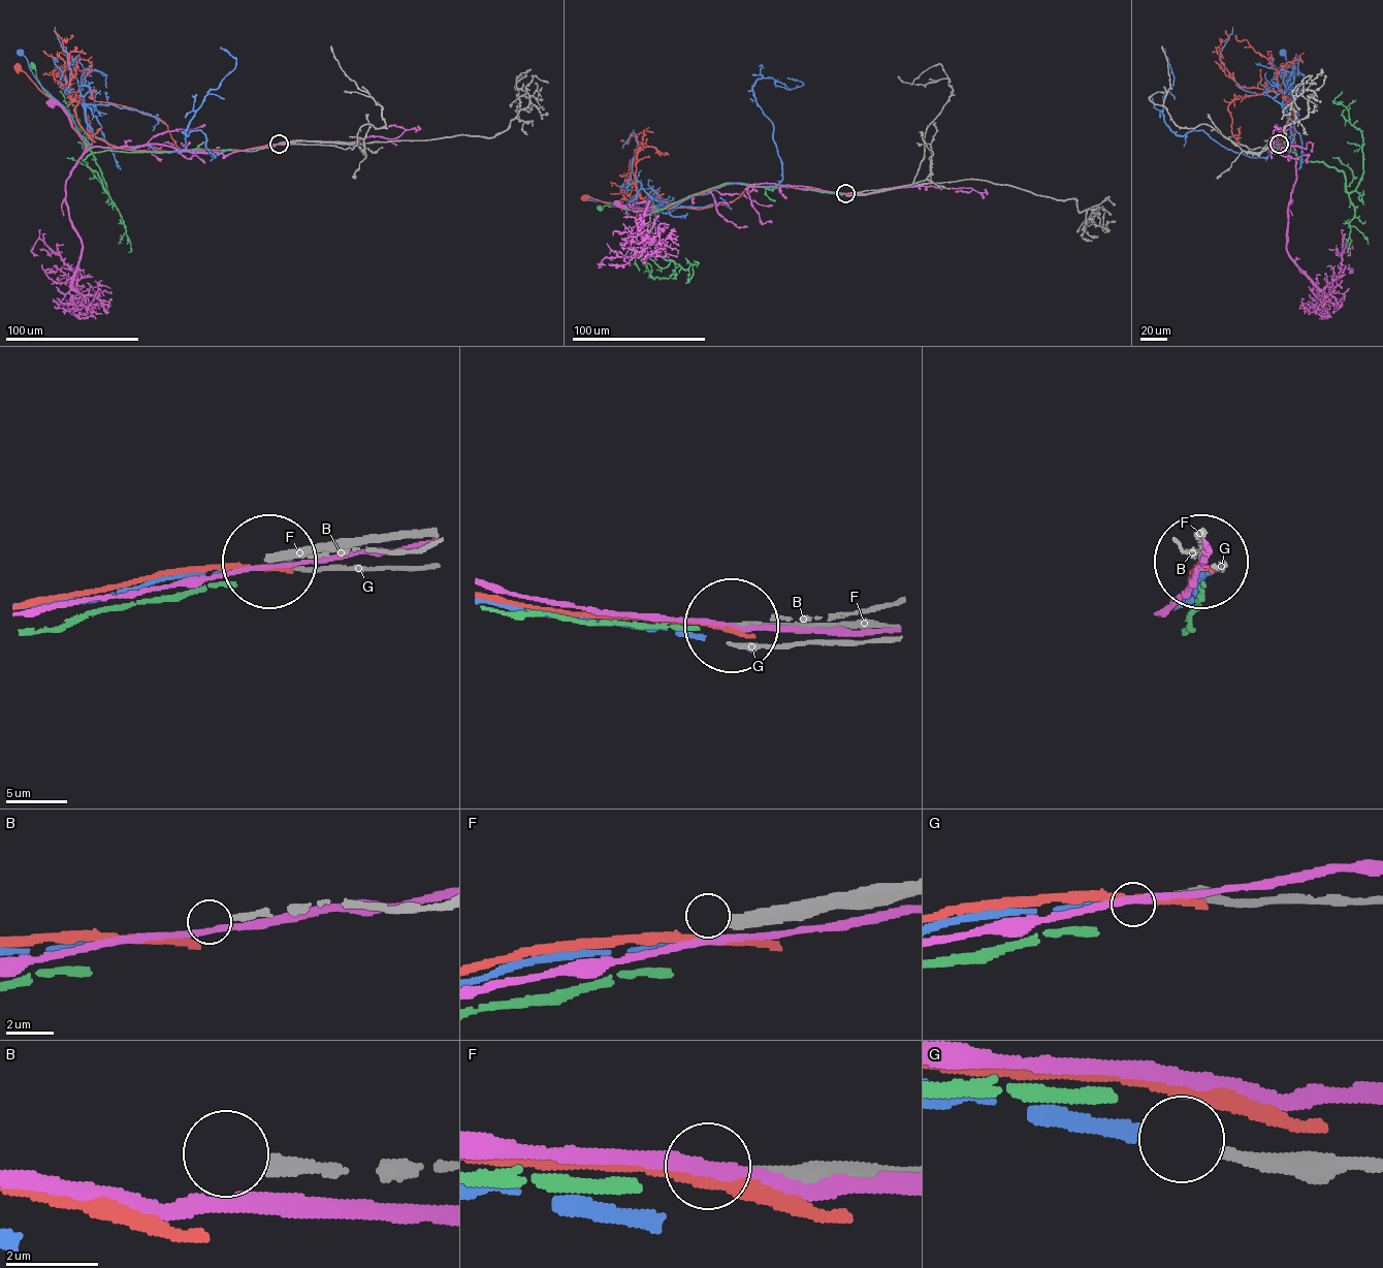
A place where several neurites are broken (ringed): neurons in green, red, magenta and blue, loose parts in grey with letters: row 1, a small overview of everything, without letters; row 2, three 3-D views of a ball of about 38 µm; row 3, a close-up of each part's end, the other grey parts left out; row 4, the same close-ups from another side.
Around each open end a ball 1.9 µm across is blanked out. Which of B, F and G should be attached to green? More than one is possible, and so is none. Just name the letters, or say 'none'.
none

